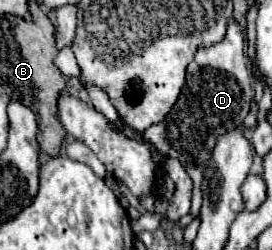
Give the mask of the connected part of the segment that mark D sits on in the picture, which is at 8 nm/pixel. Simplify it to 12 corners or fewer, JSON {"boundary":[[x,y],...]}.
{"boundary":[[235,20],[199,46],[163,122],[141,134],[201,182],[241,126],[253,74]]}

